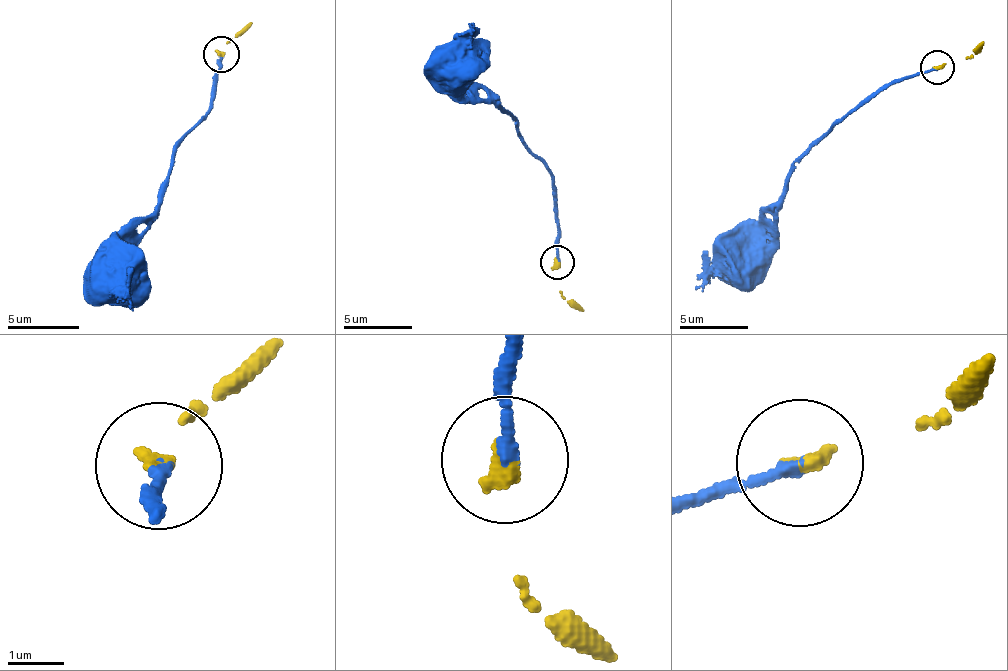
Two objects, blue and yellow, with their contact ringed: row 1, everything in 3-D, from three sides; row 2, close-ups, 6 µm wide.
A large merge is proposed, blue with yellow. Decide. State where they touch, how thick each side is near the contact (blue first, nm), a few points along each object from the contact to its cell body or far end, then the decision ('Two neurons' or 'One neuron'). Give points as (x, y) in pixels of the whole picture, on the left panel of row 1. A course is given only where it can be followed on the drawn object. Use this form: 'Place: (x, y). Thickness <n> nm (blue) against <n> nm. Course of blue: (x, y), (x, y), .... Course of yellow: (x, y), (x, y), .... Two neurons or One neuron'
Place: (221, 54). Thickness 200 nm (blue) against 260 nm. Course of blue: (220, 55), (211, 111), (178, 145), (155, 215), (124, 248), (125, 271). Course of yellow: (220, 55), (228, 42), (252, 23). One neuron

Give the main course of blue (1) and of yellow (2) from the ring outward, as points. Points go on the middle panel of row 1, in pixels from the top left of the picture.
1: (556, 261), (557, 207), (553, 172), (522, 142), (515, 120), (465, 90), (466, 74)
2: (556, 261), (560, 295), (583, 311)

